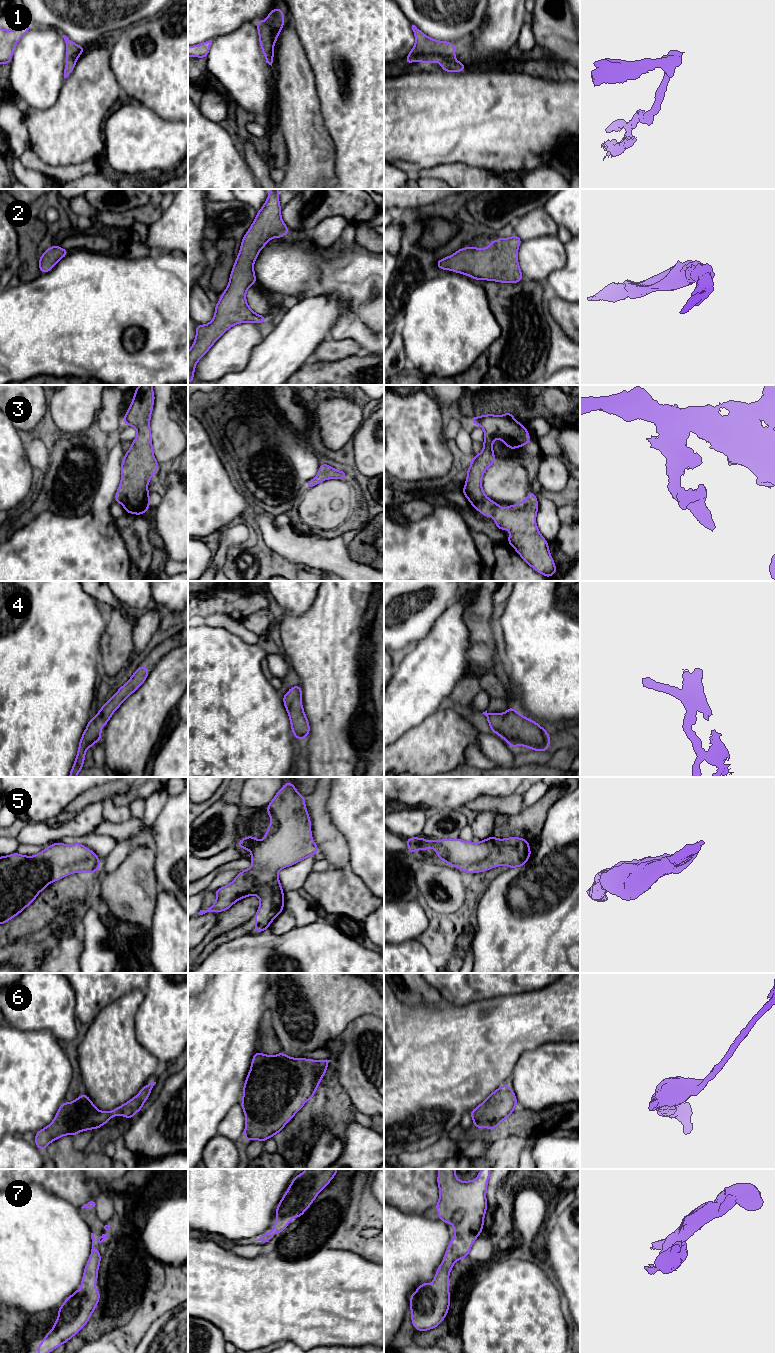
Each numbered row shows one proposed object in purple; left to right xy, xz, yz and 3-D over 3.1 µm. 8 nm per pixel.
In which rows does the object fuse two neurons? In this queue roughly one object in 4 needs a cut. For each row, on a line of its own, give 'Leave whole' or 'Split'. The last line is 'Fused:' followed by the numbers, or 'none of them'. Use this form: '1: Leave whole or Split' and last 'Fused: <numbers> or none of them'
1: Leave whole
2: Leave whole
3: Leave whole
4: Leave whole
5: Leave whole
6: Leave whole
7: Leave whole
Fused: none of them

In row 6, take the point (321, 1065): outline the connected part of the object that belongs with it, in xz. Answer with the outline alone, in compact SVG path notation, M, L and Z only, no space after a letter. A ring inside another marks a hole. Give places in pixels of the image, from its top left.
M255 1051L249 1073L243 1087L243 1108L246 1125L244 1141L262 1142L280 1133L284 1126L311 1098L326 1074L331 1060L292 1058L283 1052L270 1056Z

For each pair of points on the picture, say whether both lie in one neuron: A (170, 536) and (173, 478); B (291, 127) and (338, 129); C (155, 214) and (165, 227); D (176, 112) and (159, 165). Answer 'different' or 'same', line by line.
A: same
B: different
C: different
D: different

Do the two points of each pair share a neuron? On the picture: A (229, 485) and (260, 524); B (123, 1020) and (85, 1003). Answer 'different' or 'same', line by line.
A: same
B: different

